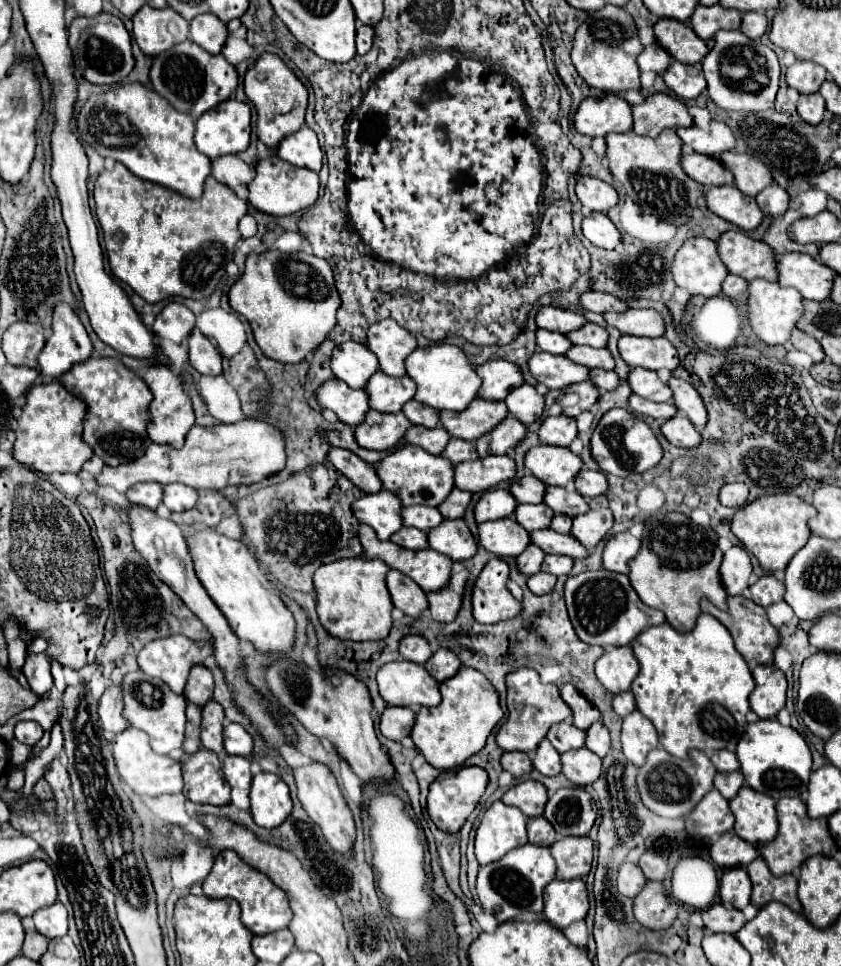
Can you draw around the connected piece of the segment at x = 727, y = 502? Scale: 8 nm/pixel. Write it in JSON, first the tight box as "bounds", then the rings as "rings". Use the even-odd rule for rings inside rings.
{"bounds":[718,483,748,507],"rings":[[[728,483],[720,489],[718,499],[724,507],[742,507],[748,497],[748,487],[744,483]]]}

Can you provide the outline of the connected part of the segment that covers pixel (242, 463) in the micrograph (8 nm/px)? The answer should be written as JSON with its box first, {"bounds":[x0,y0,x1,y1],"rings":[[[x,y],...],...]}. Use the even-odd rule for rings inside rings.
{"bounds":[96,419,286,509],"rings":[[[244,419],[230,425],[212,425],[212,427],[194,425],[188,431],[186,441],[180,449],[152,443],[140,459],[132,463],[124,463],[120,467],[106,465],[96,479],[98,485],[114,487],[118,493],[126,493],[132,485],[138,483],[126,493],[126,499],[134,505],[156,509],[164,497],[162,485],[184,483],[192,489],[220,491],[228,485],[260,483],[262,479],[268,479],[274,473],[282,471],[284,465],[286,465],[286,451],[284,451],[282,433],[264,421]],[[142,481],[156,481],[156,483],[142,483]]]}

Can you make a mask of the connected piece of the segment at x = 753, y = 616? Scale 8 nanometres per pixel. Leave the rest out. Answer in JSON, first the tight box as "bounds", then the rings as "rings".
{"bounds":[700,597,778,665],"rings":[[[728,597],[728,609],[722,611],[718,607],[714,607],[712,603],[708,603],[708,599],[700,601],[700,609],[702,613],[710,613],[714,615],[732,635],[736,649],[740,651],[740,655],[750,663],[760,663],[760,665],[770,665],[772,657],[774,657],[774,649],[778,647],[778,631],[776,627],[772,627],[772,623],[766,617],[764,607],[752,603],[750,599],[744,597]]]}

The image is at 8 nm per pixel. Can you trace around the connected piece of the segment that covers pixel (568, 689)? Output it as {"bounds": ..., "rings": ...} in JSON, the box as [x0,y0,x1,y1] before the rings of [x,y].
{"bounds":[562,685,600,729],"rings":[[[574,685],[562,687],[562,699],[570,705],[572,723],[578,729],[588,729],[594,721],[600,719],[600,711],[596,711],[596,707],[592,707],[592,703],[588,703],[588,699],[584,699],[584,695],[580,695]]]}

